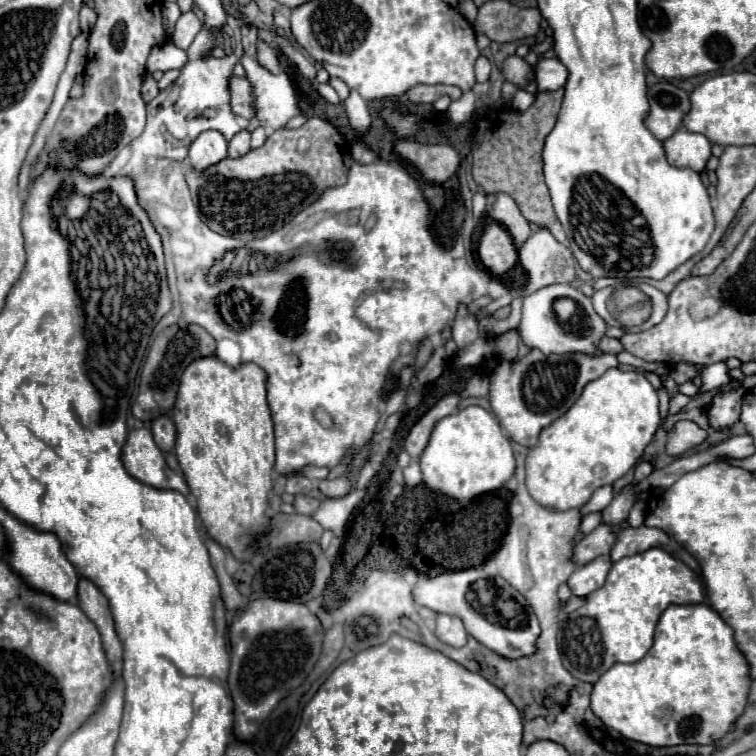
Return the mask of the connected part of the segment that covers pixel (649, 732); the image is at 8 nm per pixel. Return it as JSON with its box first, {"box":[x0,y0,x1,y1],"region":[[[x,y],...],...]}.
{"box":[591,603,751,745],"region":[[[705,603],[669,605],[655,629],[655,643],[637,663],[615,663],[599,677],[591,693],[593,713],[611,729],[645,745],[711,745],[727,735],[727,729],[743,713],[751,687],[749,665],[735,645],[733,629]]]}

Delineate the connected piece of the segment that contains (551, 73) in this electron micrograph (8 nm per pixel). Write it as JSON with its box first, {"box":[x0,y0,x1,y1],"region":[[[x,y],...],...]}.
{"box":[535,57,567,91],"region":[[[543,57],[535,65],[535,77],[537,77],[539,91],[555,91],[555,89],[561,89],[565,85],[567,69],[559,59]]]}

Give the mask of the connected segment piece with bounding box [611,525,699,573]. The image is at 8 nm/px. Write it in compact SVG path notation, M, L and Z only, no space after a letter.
M641 525L639 529L633 529L633 527L627 527L619 533L617 537L617 543L613 545L611 549L611 559L613 561L619 561L623 557L631 557L635 553L643 553L651 547L661 547L665 549L667 553L671 553L673 557L681 559L683 563L687 563L693 571L699 573L699 567L697 567L697 561L675 541L671 539L667 533L663 533L661 529L651 529L651 527L645 527Z

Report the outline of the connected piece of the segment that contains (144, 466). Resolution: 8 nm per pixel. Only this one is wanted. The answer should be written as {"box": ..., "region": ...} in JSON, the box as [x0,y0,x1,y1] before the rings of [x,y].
{"box":[123,429,189,495],"region":[[[131,429],[123,445],[123,463],[125,469],[145,485],[157,489],[173,489],[189,495],[189,487],[183,475],[167,467],[161,449],[155,445],[149,429]]]}

